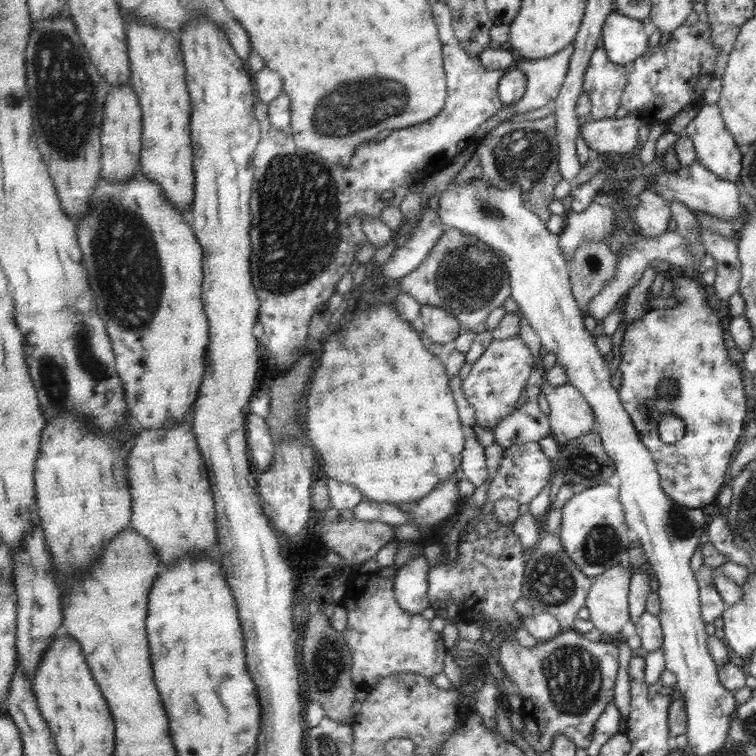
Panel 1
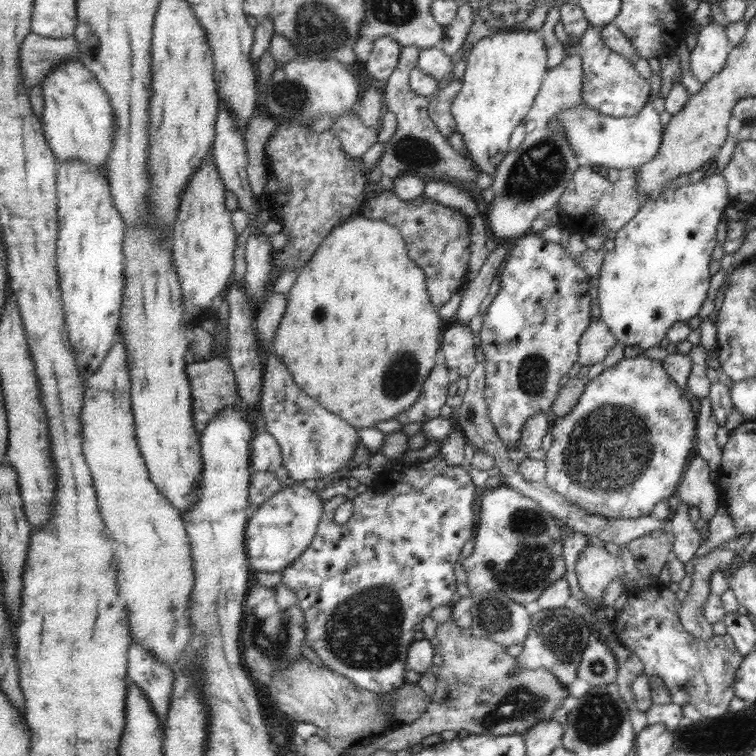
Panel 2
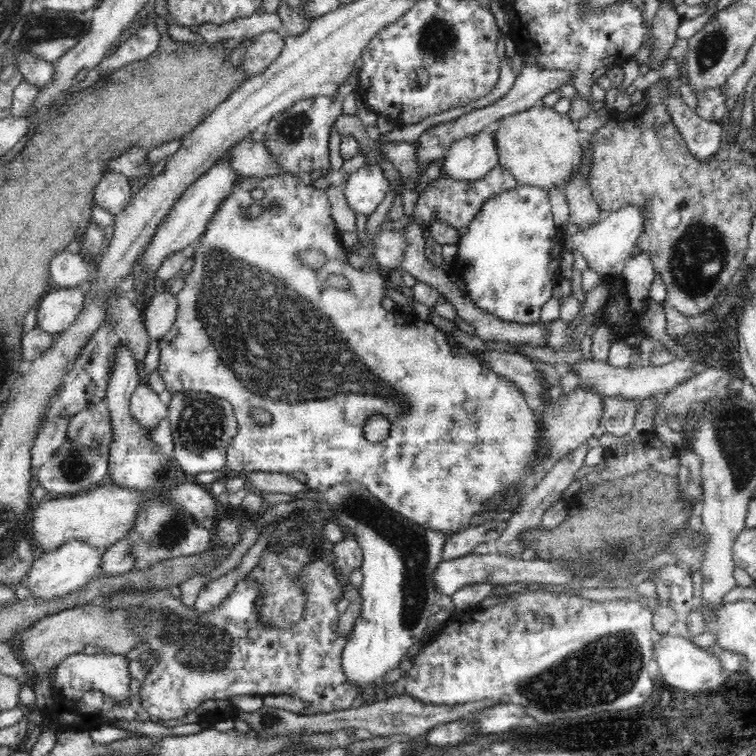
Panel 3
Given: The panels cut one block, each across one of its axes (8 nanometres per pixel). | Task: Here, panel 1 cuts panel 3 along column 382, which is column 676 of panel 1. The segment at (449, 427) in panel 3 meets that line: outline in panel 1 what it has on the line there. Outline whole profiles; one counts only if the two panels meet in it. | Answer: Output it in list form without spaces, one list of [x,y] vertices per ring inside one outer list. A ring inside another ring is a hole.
[[[671,276],[672,296],[677,305],[671,309],[650,309],[624,328],[619,349],[617,369],[621,373],[616,389],[623,410],[635,427],[639,442],[646,446],[656,466],[661,490],[673,503],[682,508],[701,509],[716,501],[725,482],[725,472],[731,462],[731,454],[741,438],[745,417],[745,395],[738,367],[727,357],[721,323],[715,311],[705,301],[705,290],[687,277]],[[652,400],[654,407],[646,407],[648,419],[644,419],[637,406]],[[663,414],[675,414],[685,424],[685,434],[673,444],[663,443],[657,434],[657,421]]]

